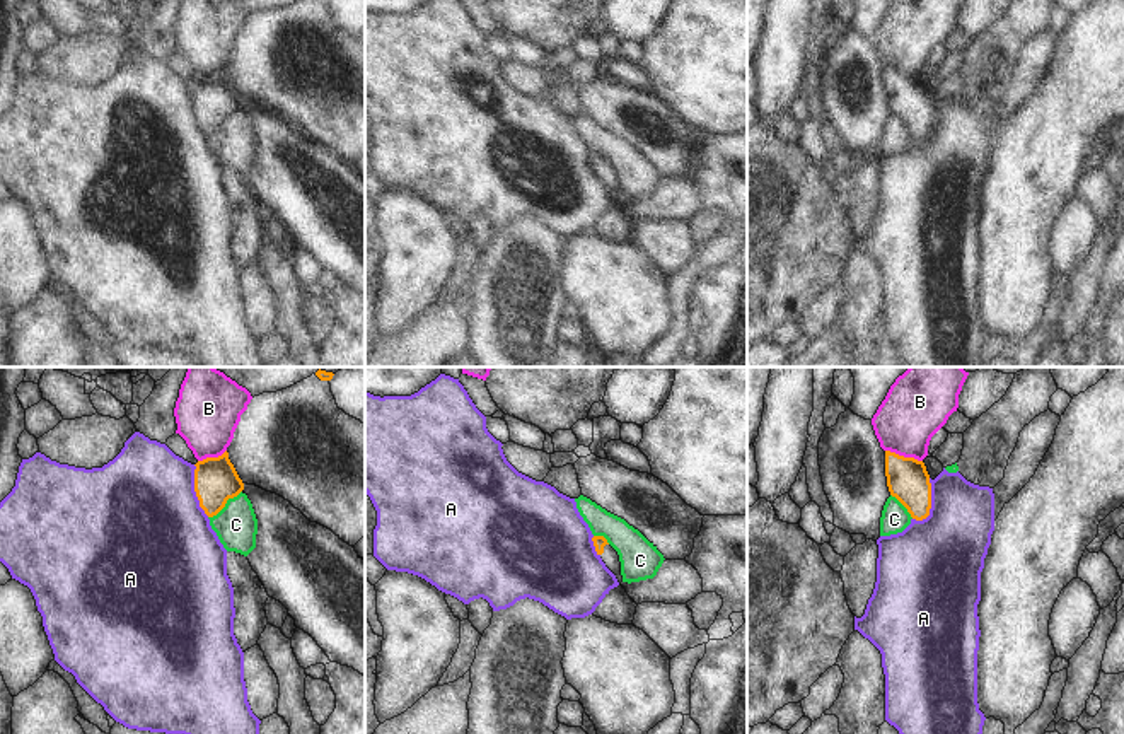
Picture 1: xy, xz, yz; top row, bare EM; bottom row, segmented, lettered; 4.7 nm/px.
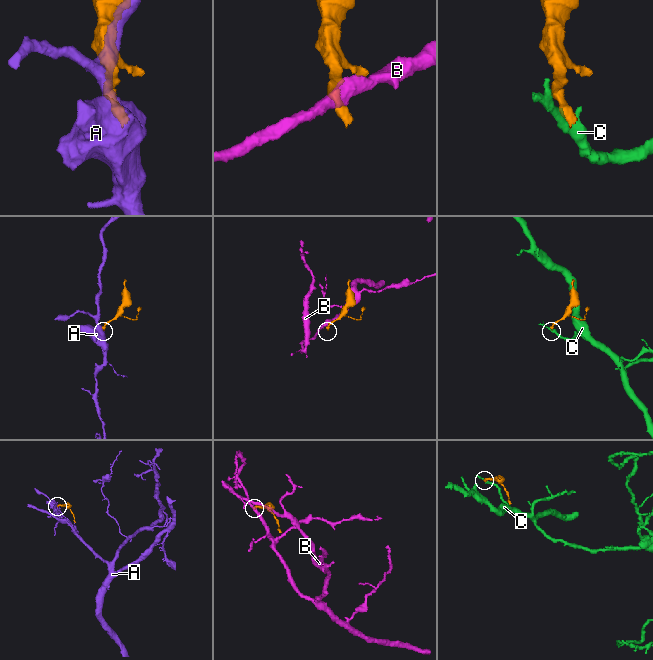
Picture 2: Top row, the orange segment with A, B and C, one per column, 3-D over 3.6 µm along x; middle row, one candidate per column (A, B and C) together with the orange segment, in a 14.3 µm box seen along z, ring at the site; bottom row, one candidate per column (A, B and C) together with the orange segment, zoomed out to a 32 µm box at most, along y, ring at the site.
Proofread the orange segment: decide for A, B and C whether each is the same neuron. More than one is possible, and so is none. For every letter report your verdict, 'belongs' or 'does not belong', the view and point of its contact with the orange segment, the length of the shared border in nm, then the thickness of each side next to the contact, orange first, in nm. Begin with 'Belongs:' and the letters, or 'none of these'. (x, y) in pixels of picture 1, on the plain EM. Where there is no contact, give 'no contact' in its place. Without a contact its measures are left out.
Belongs: none of these
A: does not belong; contact yz (930, 120); length 220 nm; calibres 200 and 380 nm
B: does not belong; contact yz (903, 74); length 190 nm; calibres 200 and 300 nm
C: does not belong; contact xy (225, 120); length 200 nm; calibres 200 and 200 nm

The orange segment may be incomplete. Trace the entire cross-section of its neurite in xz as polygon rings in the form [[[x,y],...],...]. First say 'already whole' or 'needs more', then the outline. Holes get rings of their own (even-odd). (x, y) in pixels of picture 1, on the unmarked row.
needs more; [[[604,154],[592,155],[597,172],[602,176],[605,184],[616,193],[617,200],[623,200],[621,179],[617,169],[607,160]]]

